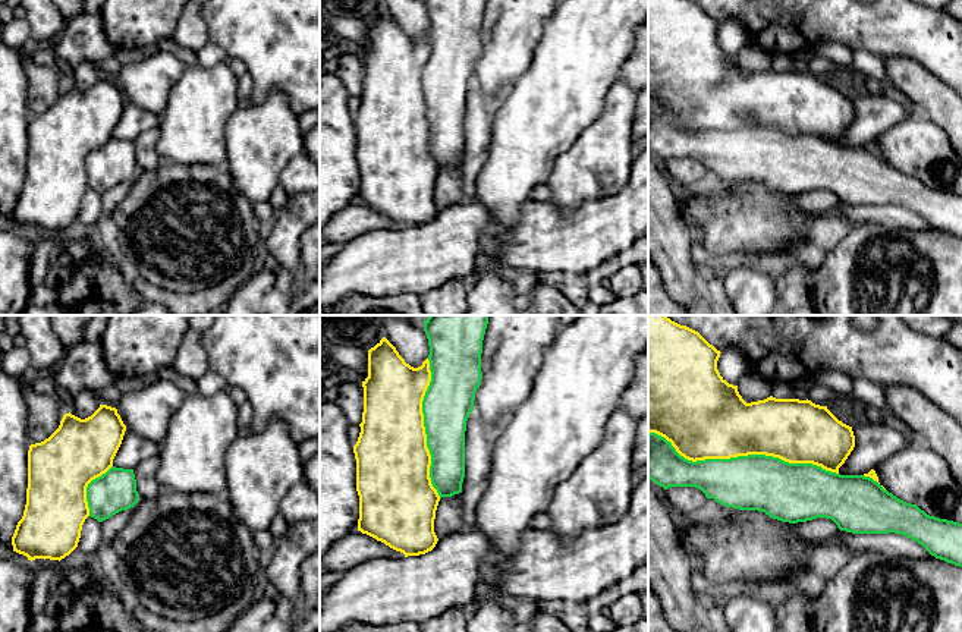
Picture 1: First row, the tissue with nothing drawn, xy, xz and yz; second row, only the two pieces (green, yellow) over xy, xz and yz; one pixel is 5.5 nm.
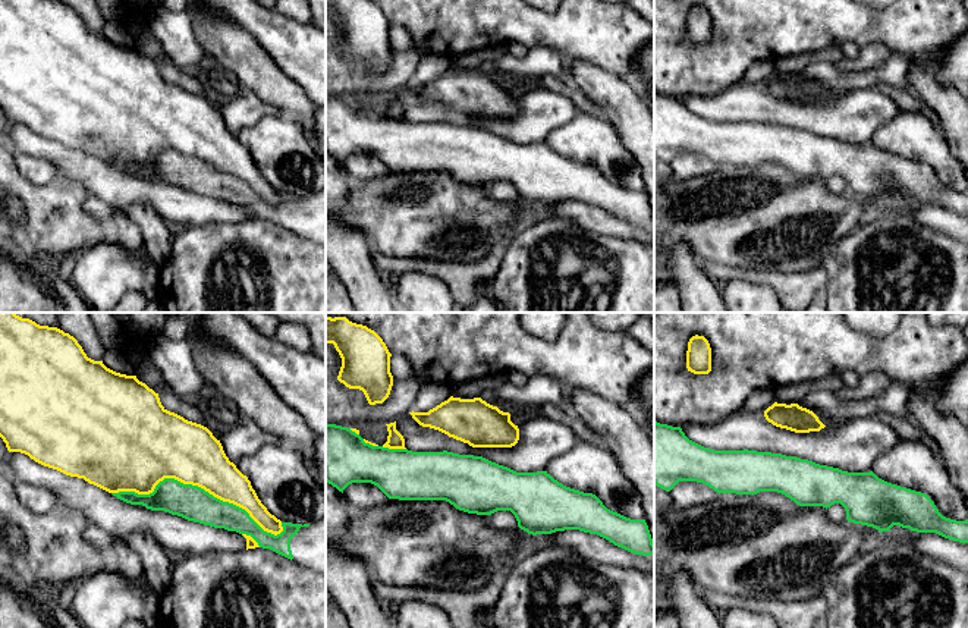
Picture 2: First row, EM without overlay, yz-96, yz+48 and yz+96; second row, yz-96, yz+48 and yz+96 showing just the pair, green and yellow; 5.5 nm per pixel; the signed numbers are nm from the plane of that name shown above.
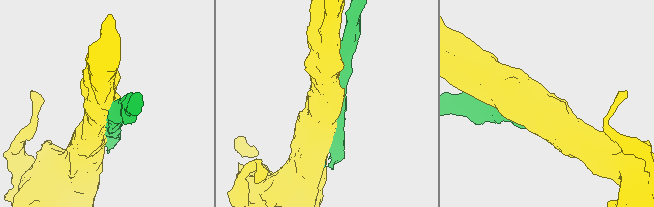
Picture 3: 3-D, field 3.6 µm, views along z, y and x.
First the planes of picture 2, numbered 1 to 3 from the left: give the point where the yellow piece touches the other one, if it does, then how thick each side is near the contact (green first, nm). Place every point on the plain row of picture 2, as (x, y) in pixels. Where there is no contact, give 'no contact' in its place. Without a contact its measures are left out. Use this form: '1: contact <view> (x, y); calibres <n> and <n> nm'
1: contact yz-96 (197, 157); calibres 190 and 340 nm
2: contact yz+48 (393, 121); calibres 280 and 100 nm
3: no contact

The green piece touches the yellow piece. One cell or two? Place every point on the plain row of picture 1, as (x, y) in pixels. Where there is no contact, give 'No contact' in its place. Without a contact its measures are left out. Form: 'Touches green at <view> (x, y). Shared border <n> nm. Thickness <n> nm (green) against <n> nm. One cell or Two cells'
Touches green at yz (742, 128). Shared border 1050 nm. Thickness 300 nm (green) against 400 nm. One cell

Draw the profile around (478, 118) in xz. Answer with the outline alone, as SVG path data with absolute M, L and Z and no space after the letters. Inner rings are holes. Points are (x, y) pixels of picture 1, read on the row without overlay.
M472 82L465 103L465 150L462 154L463 202L477 199L475 182L488 158L493 123L493 111L485 103L485 95Z

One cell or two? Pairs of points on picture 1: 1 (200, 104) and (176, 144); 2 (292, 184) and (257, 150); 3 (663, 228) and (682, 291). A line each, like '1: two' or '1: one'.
1: one
2: two
3: one

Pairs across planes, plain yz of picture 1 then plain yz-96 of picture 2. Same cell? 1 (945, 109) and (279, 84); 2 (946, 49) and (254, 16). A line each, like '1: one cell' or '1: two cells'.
1: one cell
2: one cell

